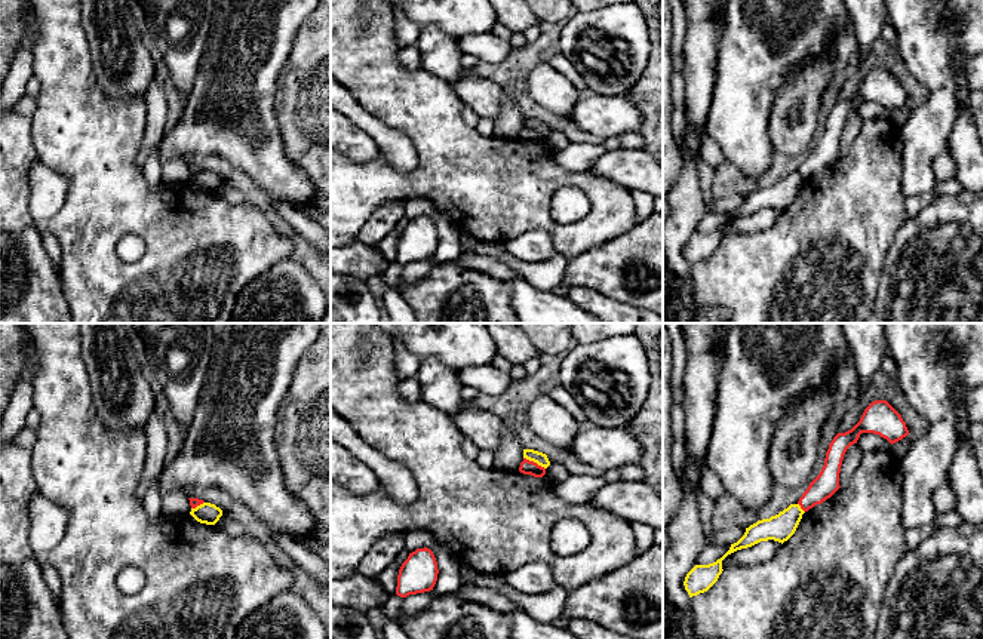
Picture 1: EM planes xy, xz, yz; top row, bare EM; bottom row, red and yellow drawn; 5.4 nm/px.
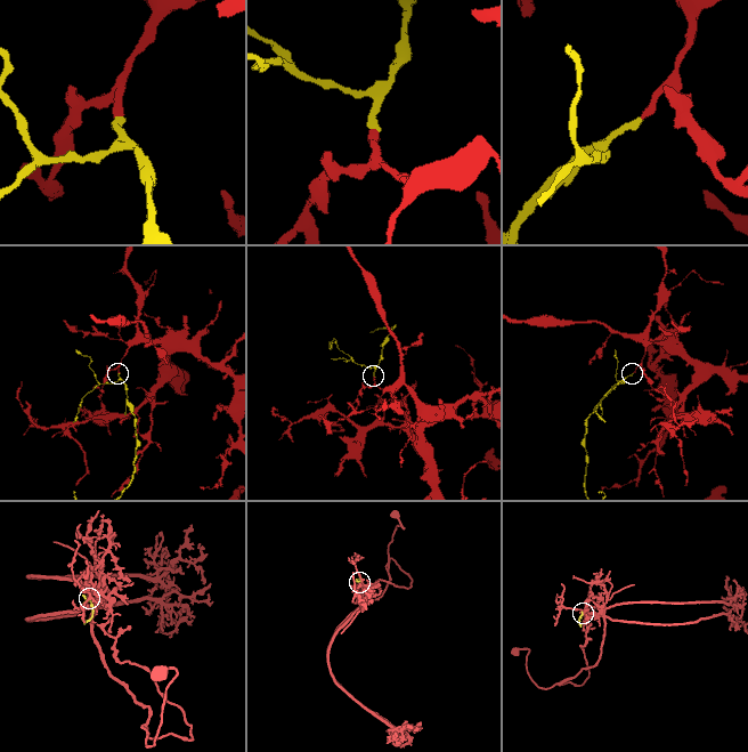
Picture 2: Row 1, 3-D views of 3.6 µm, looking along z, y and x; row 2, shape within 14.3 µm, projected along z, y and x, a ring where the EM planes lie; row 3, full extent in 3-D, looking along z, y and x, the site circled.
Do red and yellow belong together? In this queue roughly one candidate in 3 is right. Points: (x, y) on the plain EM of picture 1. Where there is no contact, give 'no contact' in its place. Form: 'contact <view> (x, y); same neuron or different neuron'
contact xz (533, 129); different neuron

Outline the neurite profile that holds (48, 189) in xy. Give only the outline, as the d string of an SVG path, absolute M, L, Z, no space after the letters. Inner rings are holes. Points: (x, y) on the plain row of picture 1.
M36 162L28 175L30 202L28 212L36 225L43 230L50 218L64 206L68 179L43 163Z

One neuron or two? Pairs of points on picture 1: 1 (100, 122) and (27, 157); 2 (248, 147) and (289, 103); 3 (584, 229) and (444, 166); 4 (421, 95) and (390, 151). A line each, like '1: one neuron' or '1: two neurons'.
1: two neurons
2: two neurons
3: one neuron
4: two neurons

